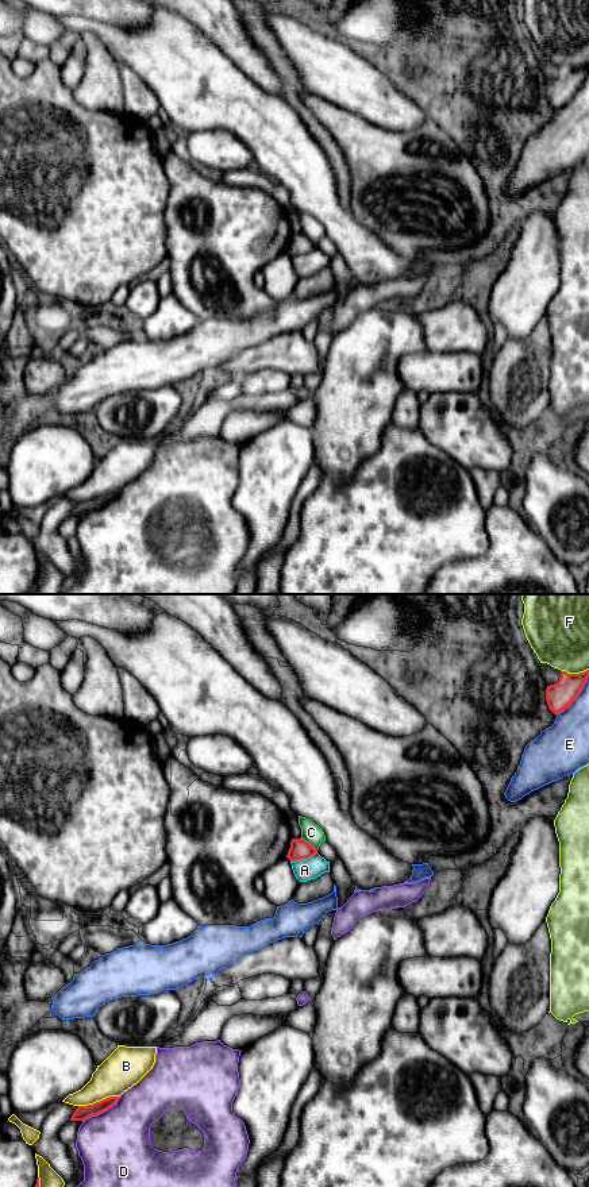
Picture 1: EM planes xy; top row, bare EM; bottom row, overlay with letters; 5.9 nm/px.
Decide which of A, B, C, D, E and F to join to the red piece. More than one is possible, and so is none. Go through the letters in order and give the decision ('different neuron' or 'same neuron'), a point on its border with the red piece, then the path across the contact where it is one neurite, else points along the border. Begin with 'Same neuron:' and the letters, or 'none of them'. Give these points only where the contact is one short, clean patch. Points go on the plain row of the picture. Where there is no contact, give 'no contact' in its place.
Same neuron: none of them
A: different neuron; meets red in xy at (303, 253)
B: different neuron; meets red in xy at (100, 496)
C: different neuron; meets red in xy at (310, 239); border along xy (301, 231), (316, 246)
D: different neuron; meets red in xy at (101, 507)
E: different neuron; meets red in xy at (577, 89)
F: different neuron; meets red in xy at (574, 69)

